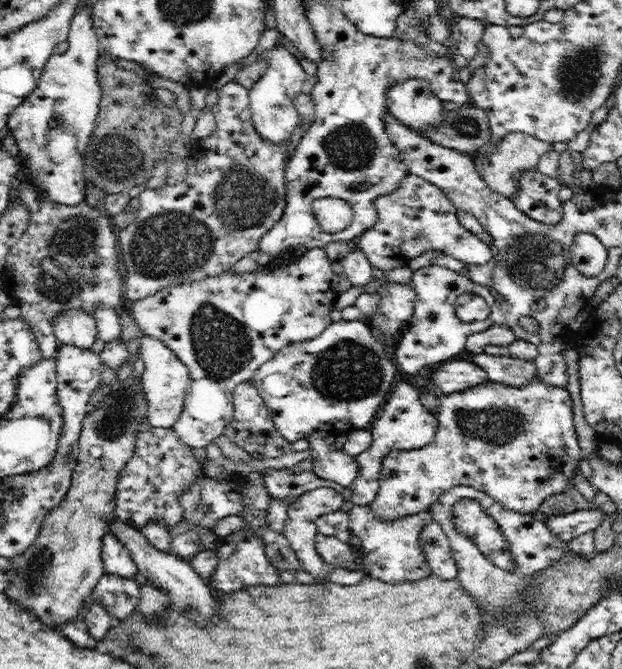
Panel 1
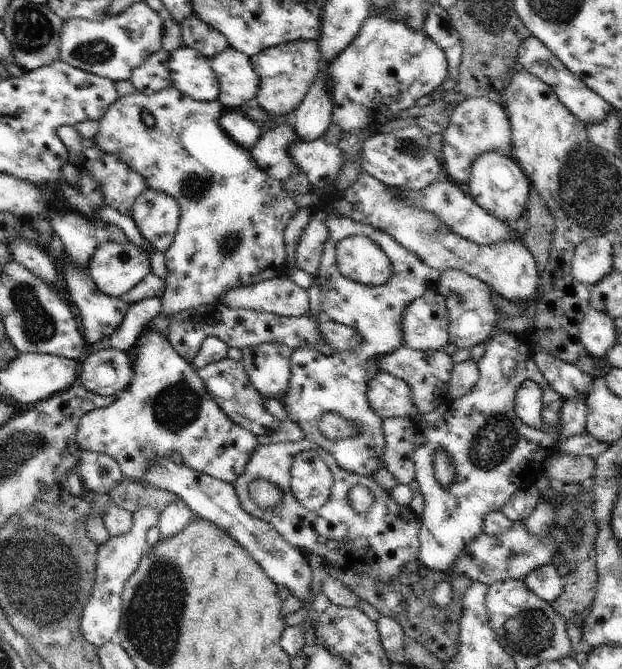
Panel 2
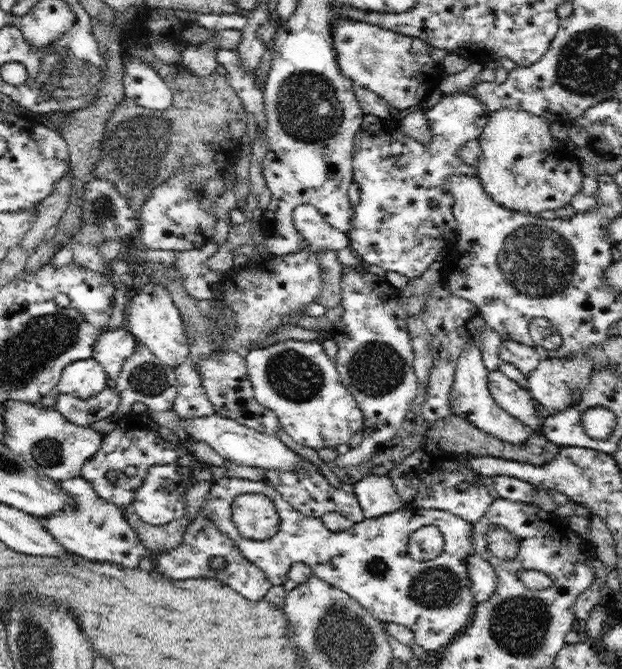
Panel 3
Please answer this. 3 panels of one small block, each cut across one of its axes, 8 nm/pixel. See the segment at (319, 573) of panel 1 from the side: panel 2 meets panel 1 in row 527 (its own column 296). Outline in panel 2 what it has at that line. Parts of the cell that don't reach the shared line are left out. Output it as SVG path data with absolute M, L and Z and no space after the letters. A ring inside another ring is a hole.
M288 276L266 279L260 284L228 290L220 303L228 308L268 312L276 316L301 317L309 313L308 292Z

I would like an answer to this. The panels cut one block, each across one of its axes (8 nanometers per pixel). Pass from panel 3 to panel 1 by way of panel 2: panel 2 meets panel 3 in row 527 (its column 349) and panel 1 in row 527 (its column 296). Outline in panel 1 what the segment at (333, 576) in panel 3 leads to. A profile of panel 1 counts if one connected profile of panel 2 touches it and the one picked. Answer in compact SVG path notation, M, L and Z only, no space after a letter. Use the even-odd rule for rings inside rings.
M353 505L349 530L362 541L360 555L366 574L388 584L394 584L394 580L416 582L430 576L430 565L426 561L426 553L420 545L419 538L422 528L432 521L430 508L401 519L384 520L376 517L374 508L370 508L370 505Z

